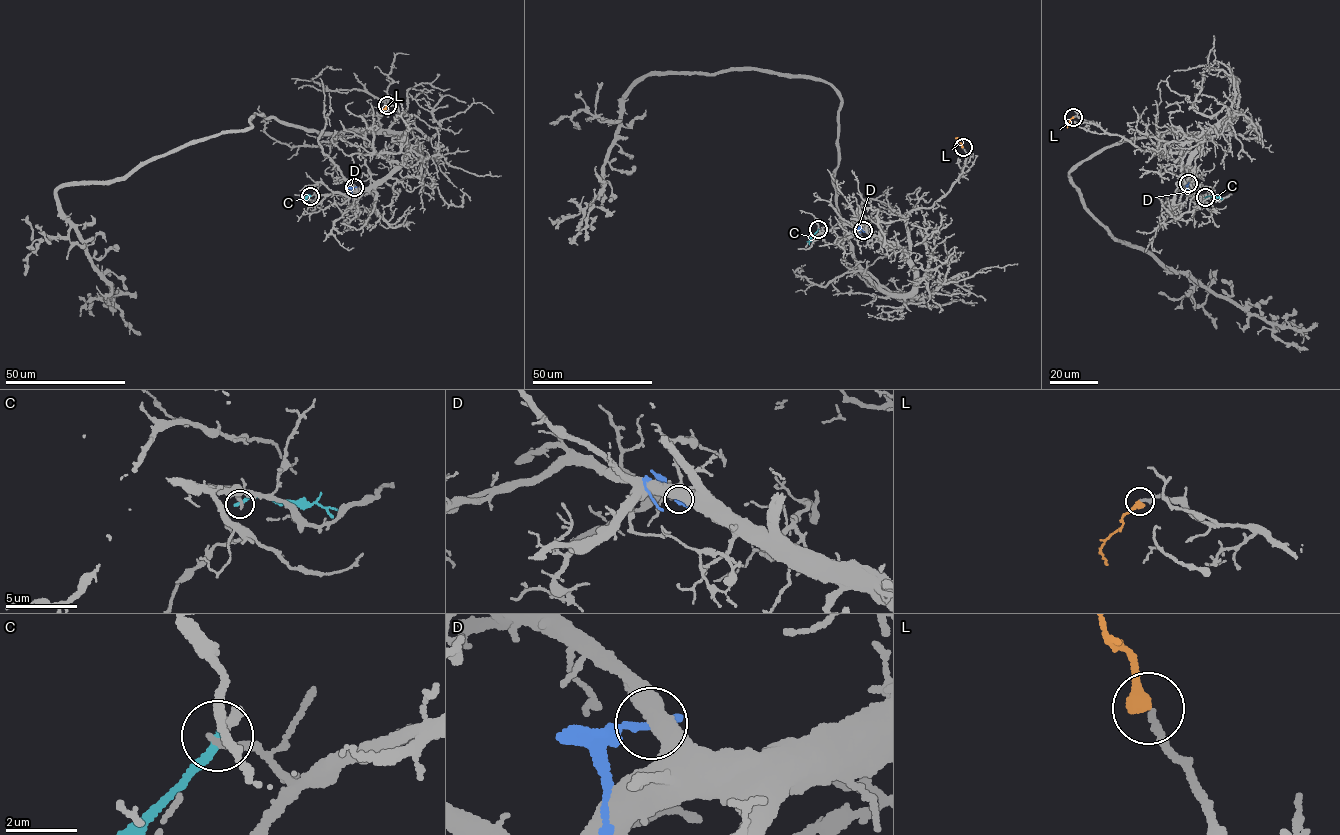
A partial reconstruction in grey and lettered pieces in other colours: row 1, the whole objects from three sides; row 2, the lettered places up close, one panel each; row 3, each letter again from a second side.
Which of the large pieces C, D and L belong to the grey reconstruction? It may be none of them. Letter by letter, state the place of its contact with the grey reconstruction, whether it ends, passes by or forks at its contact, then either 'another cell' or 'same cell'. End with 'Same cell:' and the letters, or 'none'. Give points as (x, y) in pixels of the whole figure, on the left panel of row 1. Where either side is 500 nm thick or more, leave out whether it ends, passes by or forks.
C: meets grey at (310, 196); it ends there; another cell
D: meets grey at (354, 187); it ends there; another cell
L: meets grey at (387, 105); it ends there; same cell
Same cell: L

